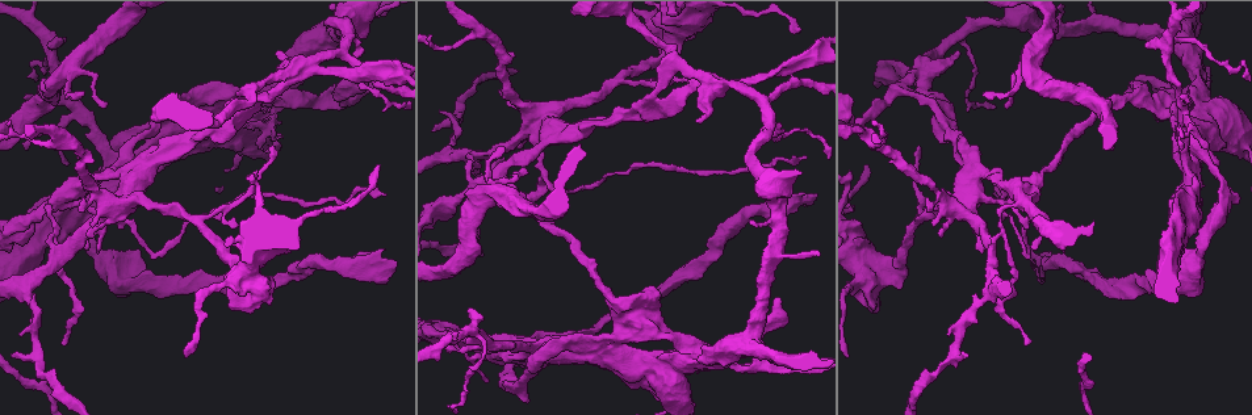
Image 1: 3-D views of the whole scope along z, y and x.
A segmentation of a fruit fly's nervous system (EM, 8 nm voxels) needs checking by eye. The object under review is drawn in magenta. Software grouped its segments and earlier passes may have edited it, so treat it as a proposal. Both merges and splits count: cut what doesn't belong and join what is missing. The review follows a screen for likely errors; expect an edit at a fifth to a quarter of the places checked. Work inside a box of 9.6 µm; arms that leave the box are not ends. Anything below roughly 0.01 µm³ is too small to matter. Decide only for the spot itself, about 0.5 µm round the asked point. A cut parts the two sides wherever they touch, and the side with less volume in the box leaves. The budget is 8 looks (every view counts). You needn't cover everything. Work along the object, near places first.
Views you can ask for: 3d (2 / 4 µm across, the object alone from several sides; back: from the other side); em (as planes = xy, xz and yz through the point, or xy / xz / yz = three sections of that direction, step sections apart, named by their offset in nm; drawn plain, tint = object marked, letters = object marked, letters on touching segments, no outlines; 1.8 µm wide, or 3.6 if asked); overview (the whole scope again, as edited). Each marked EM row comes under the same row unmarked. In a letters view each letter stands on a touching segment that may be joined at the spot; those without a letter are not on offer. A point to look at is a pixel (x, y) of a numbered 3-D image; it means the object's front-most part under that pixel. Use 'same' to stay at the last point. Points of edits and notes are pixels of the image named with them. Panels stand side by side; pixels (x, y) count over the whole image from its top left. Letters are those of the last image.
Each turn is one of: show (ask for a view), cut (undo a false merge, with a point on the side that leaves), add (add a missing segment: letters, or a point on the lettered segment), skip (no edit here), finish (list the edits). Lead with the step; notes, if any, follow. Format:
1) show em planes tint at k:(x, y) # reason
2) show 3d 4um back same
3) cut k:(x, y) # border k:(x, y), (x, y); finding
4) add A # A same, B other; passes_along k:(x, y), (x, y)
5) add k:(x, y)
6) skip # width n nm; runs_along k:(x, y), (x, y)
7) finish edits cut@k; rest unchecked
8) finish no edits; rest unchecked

show em yz step 4 tint at 1:(120, 223)

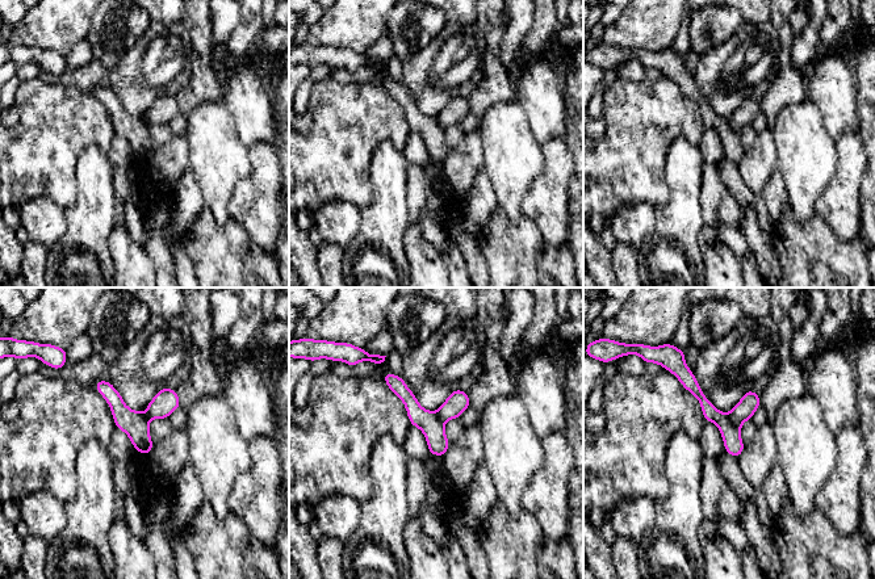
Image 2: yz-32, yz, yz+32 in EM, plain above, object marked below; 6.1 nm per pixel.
show em xy step 4 letters same

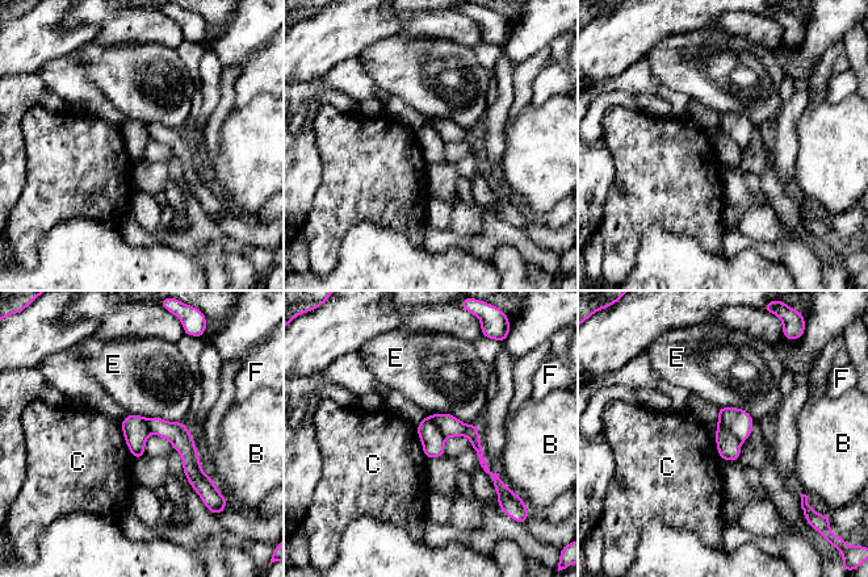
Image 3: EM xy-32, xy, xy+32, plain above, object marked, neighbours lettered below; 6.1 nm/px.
cut 3:(738, 421) # width 170 nm; B other, C other, E other, F other; border 3:(718, 421), (741, 442); a second neuron is stuck on

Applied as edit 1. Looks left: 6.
show em yz step 8 tint at 1:(1200, 91) # thin arm on a thick one

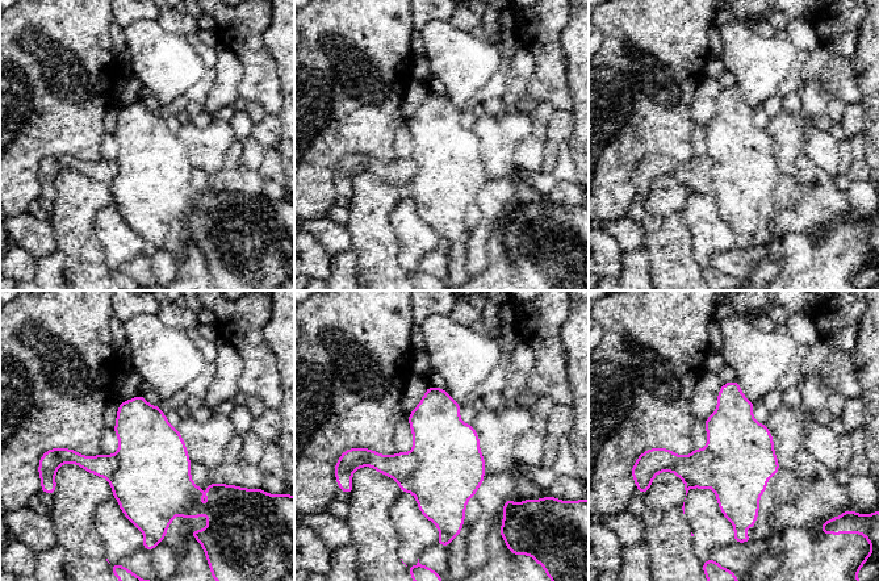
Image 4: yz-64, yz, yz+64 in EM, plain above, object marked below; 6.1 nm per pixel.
show em planes letters same

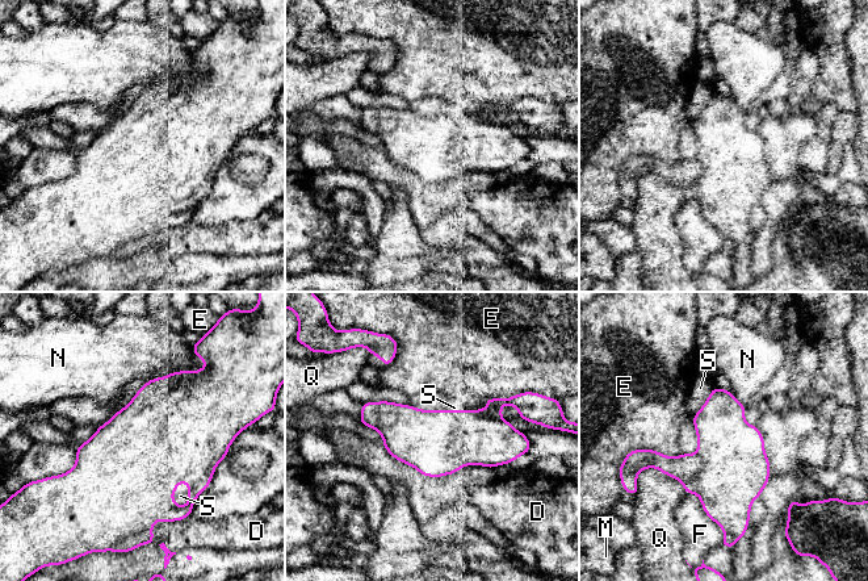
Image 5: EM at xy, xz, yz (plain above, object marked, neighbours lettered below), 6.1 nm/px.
cut 5:(684, 467) # width 400 nm; D other, E other, F other, M other, N other, Q other, S other; a second neuron is stuck on

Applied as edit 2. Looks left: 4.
finish edits cut@3, cut@5; rest unchecked

